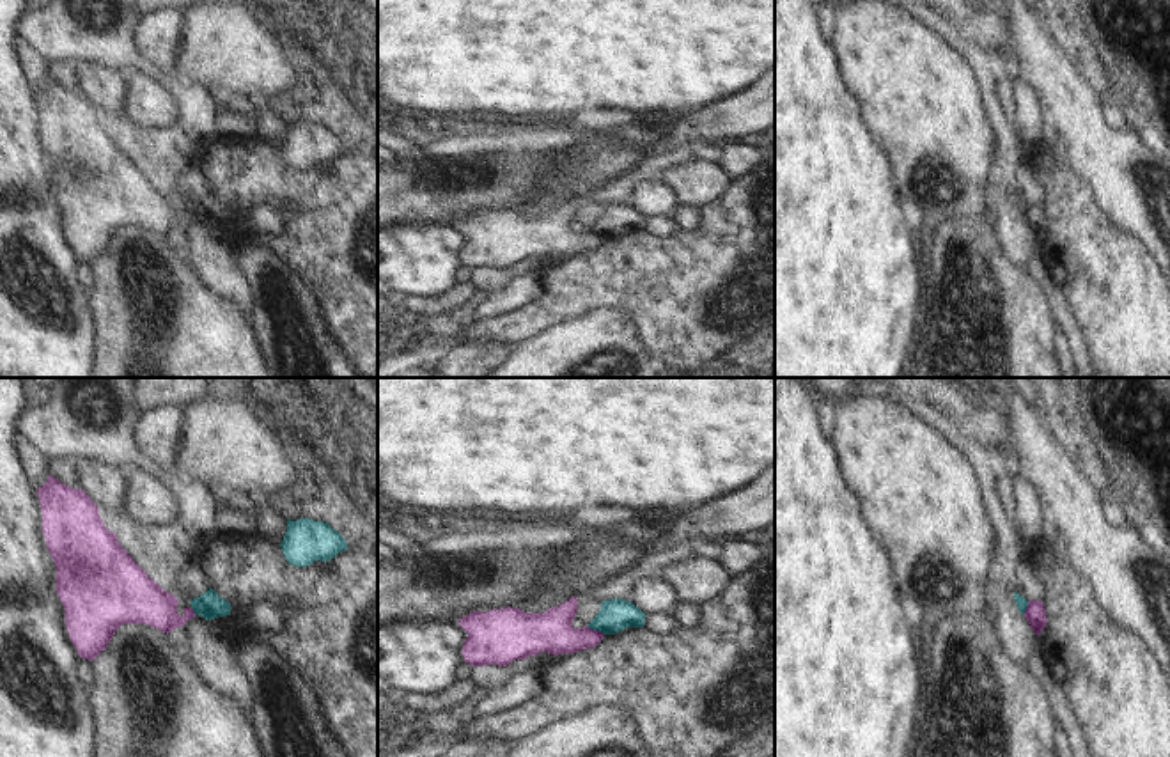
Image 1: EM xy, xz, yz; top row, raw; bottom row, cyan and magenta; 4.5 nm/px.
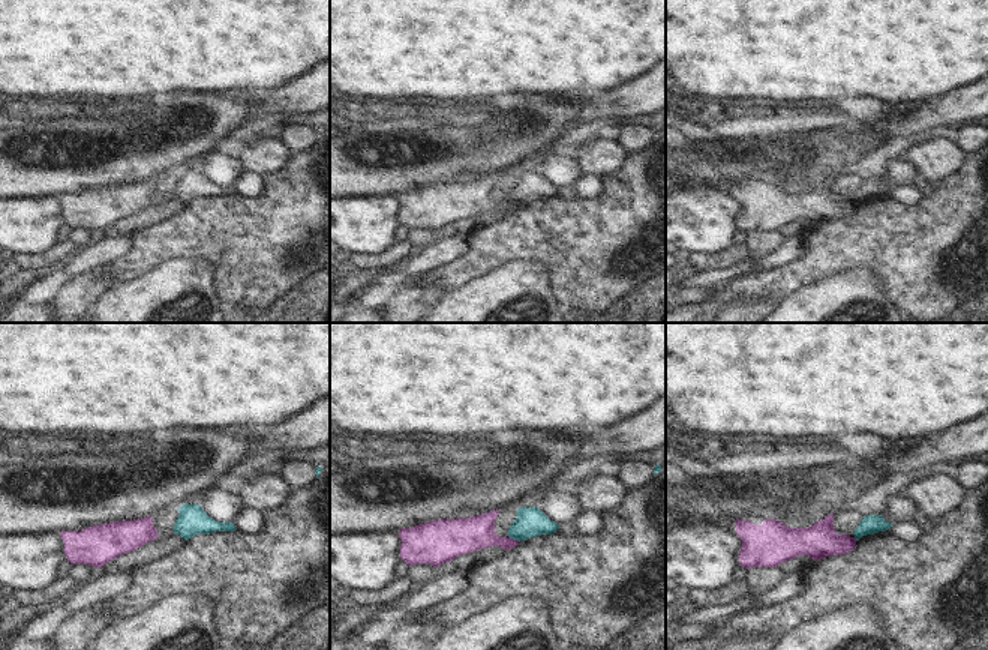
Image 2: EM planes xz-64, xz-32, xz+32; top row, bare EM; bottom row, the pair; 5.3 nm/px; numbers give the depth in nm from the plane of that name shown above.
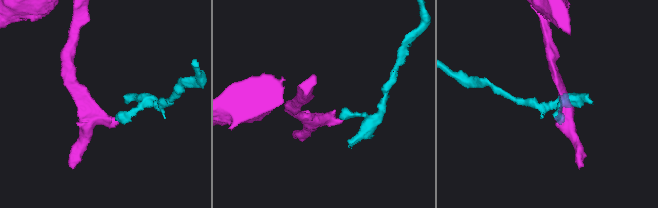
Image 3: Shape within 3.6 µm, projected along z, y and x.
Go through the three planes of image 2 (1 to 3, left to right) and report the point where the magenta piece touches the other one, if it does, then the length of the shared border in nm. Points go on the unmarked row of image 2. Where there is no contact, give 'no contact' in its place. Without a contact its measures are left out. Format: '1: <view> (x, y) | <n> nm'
1: no contact
2: xz-32 (513, 201) | 70 nm
3: no contact

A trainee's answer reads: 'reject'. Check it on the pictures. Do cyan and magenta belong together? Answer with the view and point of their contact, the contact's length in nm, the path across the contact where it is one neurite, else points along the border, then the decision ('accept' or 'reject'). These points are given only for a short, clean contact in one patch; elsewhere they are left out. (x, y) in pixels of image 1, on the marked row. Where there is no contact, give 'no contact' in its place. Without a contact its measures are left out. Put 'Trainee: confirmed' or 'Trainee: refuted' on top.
Trainee: confirmed
meets cyan in xz at (596, 630); contact 80 nm long; border along xz (589, 626), (603, 635); reject

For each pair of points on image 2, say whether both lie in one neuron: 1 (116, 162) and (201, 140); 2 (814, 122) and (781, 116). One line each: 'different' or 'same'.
1: same
2: different

